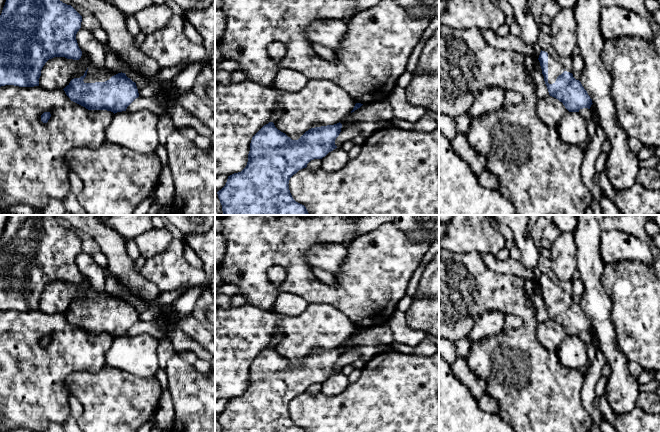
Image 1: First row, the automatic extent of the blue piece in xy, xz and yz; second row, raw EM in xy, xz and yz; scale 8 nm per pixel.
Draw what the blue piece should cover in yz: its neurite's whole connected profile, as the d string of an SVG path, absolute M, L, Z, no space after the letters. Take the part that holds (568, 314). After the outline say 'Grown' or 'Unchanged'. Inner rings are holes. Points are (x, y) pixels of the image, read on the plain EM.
M542 274L538 284L550 320L562 326L569 336L579 336L583 332L590 333L592 323L581 306L573 301L573 295L565 293Z. Grown

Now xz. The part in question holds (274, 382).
M273 346L264 349L252 361L246 391L241 396L228 400L225 410L217 416L222 432L306 432L293 423L289 414L289 404L299 394L306 392L311 384L322 383L336 373L335 364L339 360L341 352L340 346L334 349L315 351L306 355L298 364L292 364L278 354Z. Unchanged

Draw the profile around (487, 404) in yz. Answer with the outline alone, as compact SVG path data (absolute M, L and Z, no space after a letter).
M488 395L478 398L477 403L480 409L484 412L490 412L494 414L499 413L500 408L497 401Z

